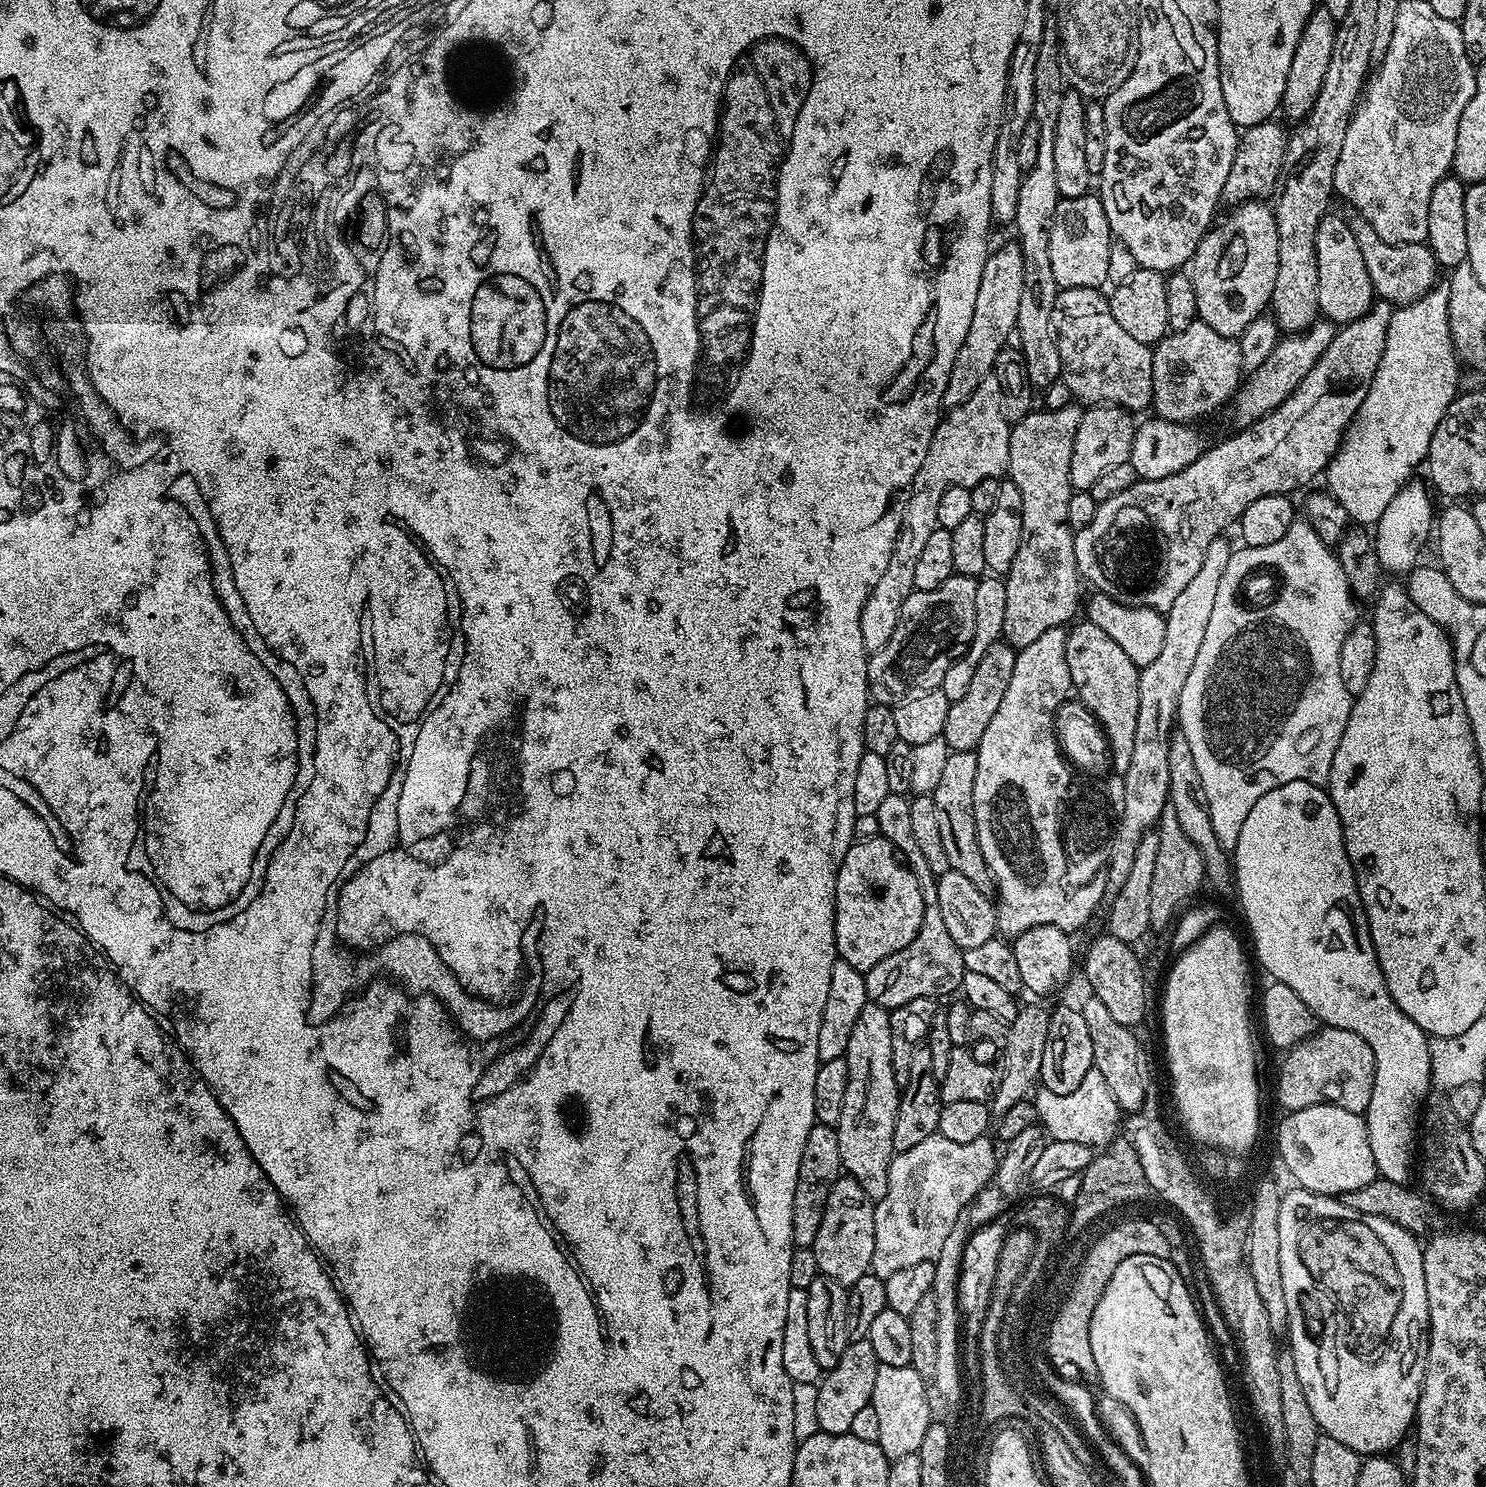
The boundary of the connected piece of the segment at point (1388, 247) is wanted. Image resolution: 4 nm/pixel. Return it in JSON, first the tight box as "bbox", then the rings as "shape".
{"bbox":[1351,219,1438,306],"shape":[[[1353,219],[1351,225],[1370,274],[1372,291],[1379,299],[1387,300],[1393,306],[1412,304],[1436,287],[1438,265],[1427,243],[1388,244],[1382,238],[1378,238],[1378,234],[1374,234],[1374,230],[1364,220]]]}

